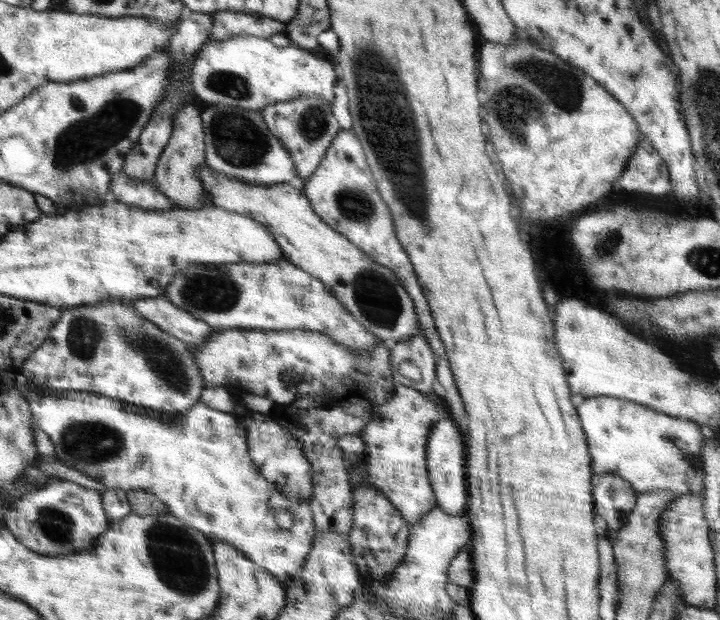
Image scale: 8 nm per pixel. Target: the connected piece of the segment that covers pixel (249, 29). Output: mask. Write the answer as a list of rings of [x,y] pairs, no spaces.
[[[222,10],[210,12],[210,15],[213,16],[213,27],[207,41],[223,41],[240,35],[268,39],[286,30],[284,23],[258,13]]]

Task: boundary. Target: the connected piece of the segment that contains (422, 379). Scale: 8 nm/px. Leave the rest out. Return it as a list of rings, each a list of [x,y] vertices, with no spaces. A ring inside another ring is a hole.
[[[419,325],[415,336],[411,336],[406,341],[390,344],[390,352],[390,366],[394,382],[419,390],[422,394],[428,394],[434,398],[436,394],[432,389],[432,385],[434,385],[434,379],[436,378],[437,356],[433,353],[431,345],[426,341],[421,330],[419,330]]]

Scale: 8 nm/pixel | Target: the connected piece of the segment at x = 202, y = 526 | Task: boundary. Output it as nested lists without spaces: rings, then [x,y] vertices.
[[[16,371],[16,388],[24,390],[24,398],[28,398],[28,402],[32,402],[32,414],[36,414],[36,426],[48,434],[48,438],[53,441],[55,448],[55,458],[69,466],[92,477],[96,481],[102,482],[107,488],[116,488],[124,491],[145,491],[156,495],[169,508],[172,516],[179,518],[182,522],[189,524],[193,529],[204,534],[208,538],[210,544],[220,540],[235,546],[240,552],[243,552],[252,562],[256,563],[260,568],[267,570],[273,574],[276,580],[287,590],[290,582],[294,580],[297,574],[300,574],[305,563],[305,558],[311,549],[311,543],[315,537],[315,526],[313,512],[311,511],[310,499],[302,500],[290,495],[287,491],[278,490],[276,485],[268,482],[262,477],[256,465],[252,462],[248,452],[247,440],[245,437],[245,422],[236,414],[228,414],[218,411],[200,402],[192,407],[186,414],[180,414],[176,425],[166,425],[162,423],[160,418],[156,418],[154,414],[143,414],[135,411],[128,404],[115,398],[105,397],[98,393],[89,393],[86,391],[56,391],[45,389],[33,381],[26,379],[19,371]]]

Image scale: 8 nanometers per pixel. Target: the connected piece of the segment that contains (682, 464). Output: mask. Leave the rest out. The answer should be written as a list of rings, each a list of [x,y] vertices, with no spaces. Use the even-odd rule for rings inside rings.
[[[612,396],[586,397],[576,408],[581,420],[593,475],[612,474],[622,478],[638,494],[651,490],[669,490],[675,496],[704,490],[701,448],[703,428],[691,420],[678,419],[646,406]]]

